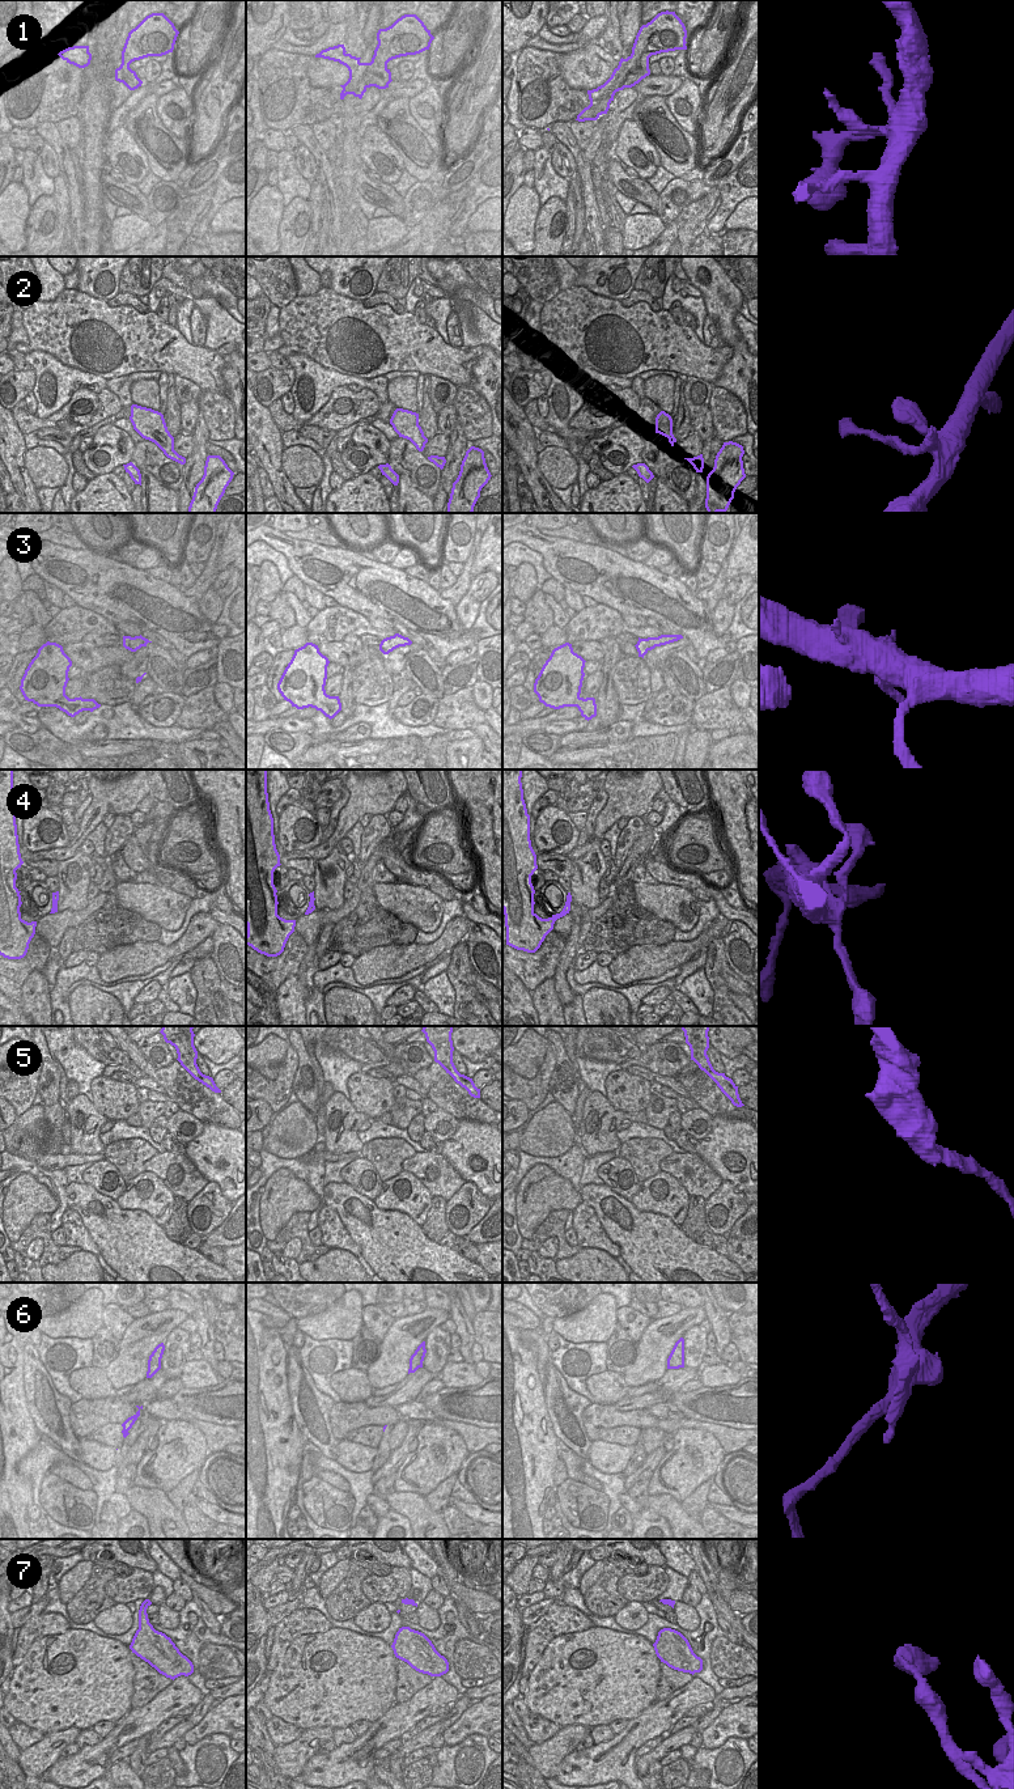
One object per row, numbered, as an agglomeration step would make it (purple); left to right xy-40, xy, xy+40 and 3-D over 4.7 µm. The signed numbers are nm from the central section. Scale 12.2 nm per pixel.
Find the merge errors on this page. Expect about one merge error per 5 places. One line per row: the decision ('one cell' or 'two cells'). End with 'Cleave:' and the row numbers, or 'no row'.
1: one cell
2: one cell
3: one cell
4: one cell
5: one cell
6: two cells
7: one cell
Cleave: 6

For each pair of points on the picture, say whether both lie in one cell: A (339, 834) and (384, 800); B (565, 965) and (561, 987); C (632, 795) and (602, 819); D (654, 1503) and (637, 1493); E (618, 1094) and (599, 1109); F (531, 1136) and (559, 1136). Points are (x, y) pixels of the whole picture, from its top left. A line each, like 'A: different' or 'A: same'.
A: same
B: same
C: same
D: different
E: different
F: same

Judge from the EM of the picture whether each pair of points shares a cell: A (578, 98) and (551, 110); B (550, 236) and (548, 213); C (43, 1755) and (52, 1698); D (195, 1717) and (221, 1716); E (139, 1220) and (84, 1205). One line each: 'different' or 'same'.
A: same
B: same
C: different
D: different
E: same

